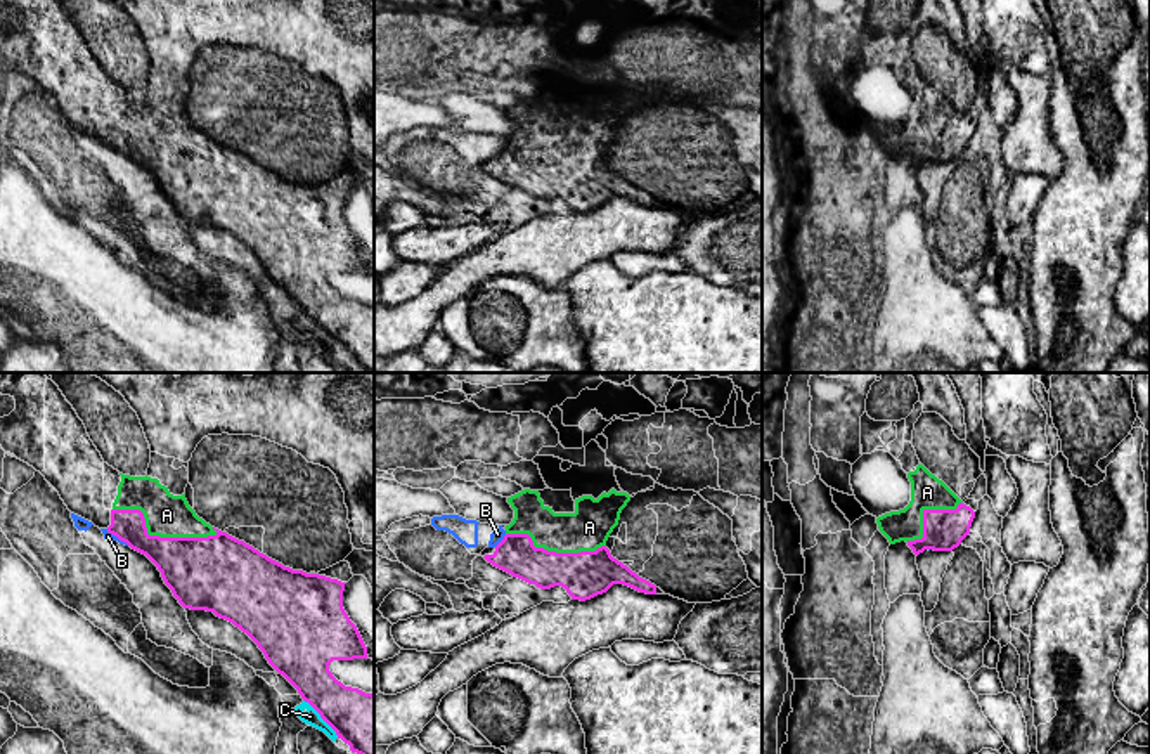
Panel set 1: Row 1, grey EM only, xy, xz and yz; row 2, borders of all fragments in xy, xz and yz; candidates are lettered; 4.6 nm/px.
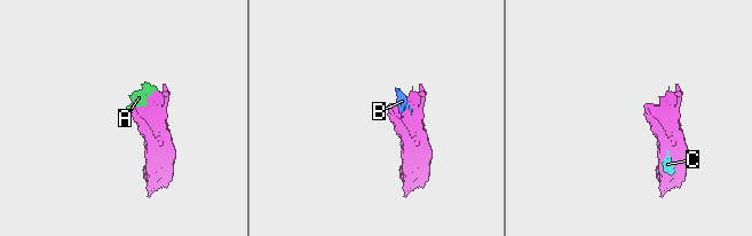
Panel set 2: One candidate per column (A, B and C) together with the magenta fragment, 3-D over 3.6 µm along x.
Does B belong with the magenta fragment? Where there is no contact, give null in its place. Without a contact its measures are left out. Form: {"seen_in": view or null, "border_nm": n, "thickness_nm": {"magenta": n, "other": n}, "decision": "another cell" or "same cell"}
{"seen_in": "xz", "border_nm": 90, "thickness_nm": {"magenta": 190, "other": 60}, "decision": "another cell"}

